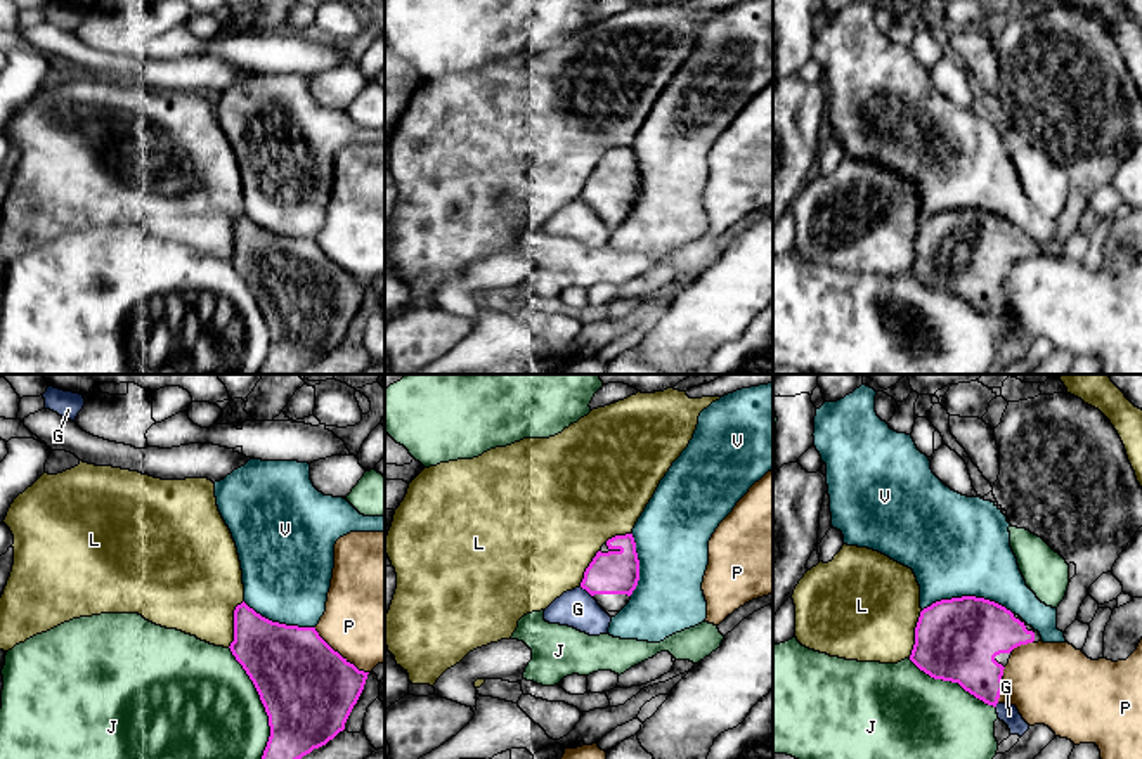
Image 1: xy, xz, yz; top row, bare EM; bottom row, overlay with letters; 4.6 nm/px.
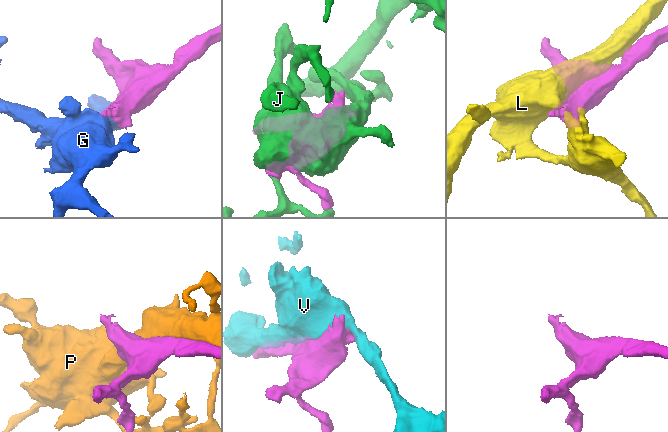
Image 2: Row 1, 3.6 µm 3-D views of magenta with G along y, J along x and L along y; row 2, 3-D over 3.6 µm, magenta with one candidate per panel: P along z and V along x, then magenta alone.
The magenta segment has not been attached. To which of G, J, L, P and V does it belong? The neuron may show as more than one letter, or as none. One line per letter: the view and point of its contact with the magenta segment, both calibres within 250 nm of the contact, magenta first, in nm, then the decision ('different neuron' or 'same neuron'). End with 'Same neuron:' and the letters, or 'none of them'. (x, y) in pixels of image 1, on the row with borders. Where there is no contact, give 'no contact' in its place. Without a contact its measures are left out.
G: xz (586, 590) | 200/180 nm | different neuron
J: xy (262, 702) | 440/480 nm | different neuron
L: xy (234, 624) | 320/420 nm | different neuron
P: xy (338, 654) | 440/460 nm | different neuron
V: yz (967, 596) | 380/460 nm | different neuron
Same neuron: none of them

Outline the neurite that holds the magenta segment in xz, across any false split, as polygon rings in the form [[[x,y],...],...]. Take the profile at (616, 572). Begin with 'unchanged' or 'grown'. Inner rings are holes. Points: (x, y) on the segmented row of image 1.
grown; [[[633,534],[608,539],[584,572],[581,587],[608,612],[620,612],[639,581],[639,560]]]

